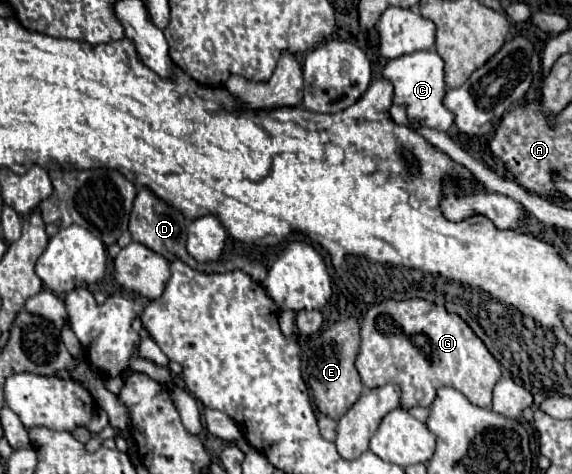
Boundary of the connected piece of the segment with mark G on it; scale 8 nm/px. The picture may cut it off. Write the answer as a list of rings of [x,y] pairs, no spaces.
[[[423,299],[409,301],[383,301],[371,305],[365,319],[361,321],[361,351],[355,361],[355,367],[361,375],[361,381],[367,389],[375,389],[379,385],[399,385],[401,391],[401,407],[431,407],[435,401],[435,393],[441,387],[459,389],[473,405],[483,409],[491,409],[491,395],[495,383],[501,379],[501,367],[487,351],[483,341],[471,331],[467,323],[463,323],[455,313],[447,313],[439,305],[431,305]]]

